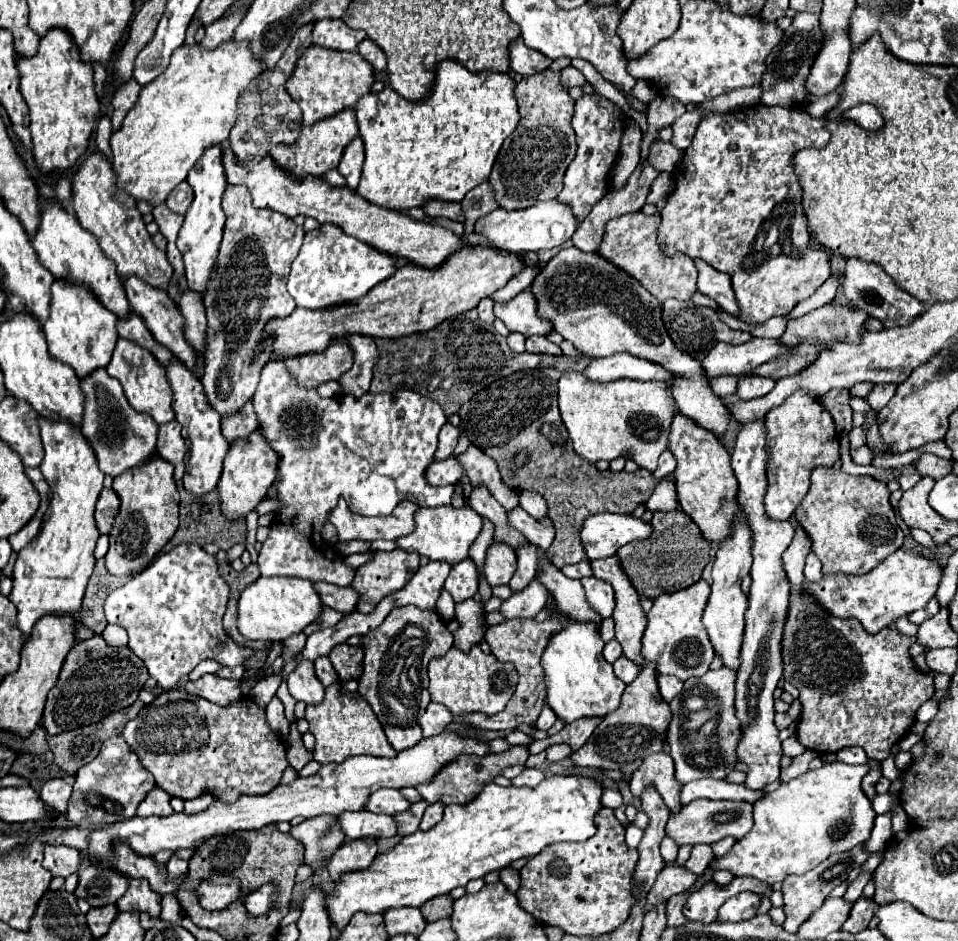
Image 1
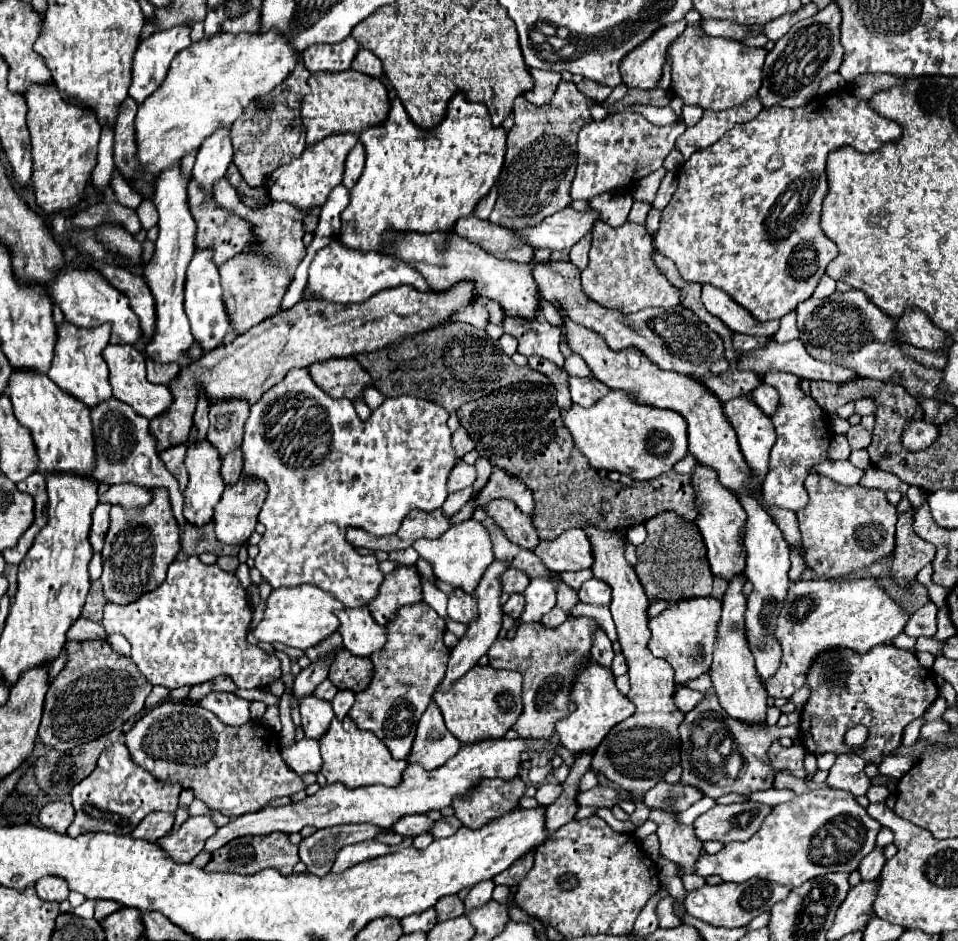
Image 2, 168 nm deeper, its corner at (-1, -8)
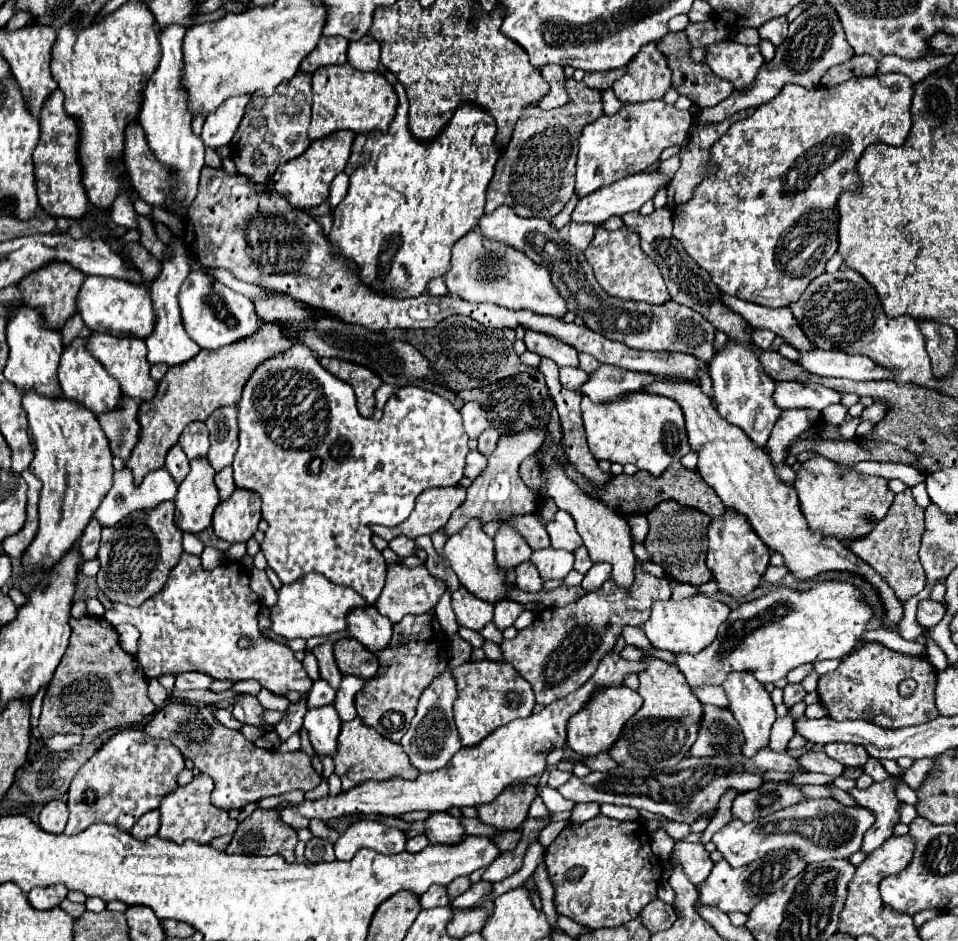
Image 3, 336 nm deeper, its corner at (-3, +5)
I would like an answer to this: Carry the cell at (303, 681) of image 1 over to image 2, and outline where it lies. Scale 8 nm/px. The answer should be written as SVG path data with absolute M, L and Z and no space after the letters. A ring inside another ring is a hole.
M306 696L300 702L300 714L302 714L302 730L304 736L310 740L320 740L322 734L326 734L334 712L332 704L318 700L316 696Z

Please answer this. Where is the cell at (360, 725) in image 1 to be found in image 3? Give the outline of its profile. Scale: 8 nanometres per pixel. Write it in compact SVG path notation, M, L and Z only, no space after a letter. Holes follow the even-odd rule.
M360 717L342 723L340 735L338 735L338 747L336 747L336 755L334 755L334 773L340 777L342 781L342 789L350 789L352 785L358 785L360 781L366 779L388 779L388 777L404 777L404 779L412 779L416 777L416 769L412 769L412 763L408 761L408 755L404 753L404 749L400 745L394 745L392 741L388 741L386 737L382 737L376 729L364 725L364 721L360 721Z

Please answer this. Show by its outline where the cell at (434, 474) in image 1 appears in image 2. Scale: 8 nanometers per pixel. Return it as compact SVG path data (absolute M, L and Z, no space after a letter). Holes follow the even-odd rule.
M460 460L448 478L448 488L450 492L456 492L456 490L472 486L474 480L476 480L476 468Z

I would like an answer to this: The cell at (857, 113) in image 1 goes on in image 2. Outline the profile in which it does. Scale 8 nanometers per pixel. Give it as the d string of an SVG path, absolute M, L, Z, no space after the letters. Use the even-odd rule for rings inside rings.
M850 88L814 98L798 110L764 108L758 118L734 126L714 146L698 150L682 164L678 170L678 190L662 210L654 246L678 266L684 280L710 282L758 320L782 318L812 296L826 266L838 254L834 242L820 228L822 200L828 192L828 154L844 146L866 154L886 142L898 142L900 136L902 128L898 122L878 116L870 102L856 98Z

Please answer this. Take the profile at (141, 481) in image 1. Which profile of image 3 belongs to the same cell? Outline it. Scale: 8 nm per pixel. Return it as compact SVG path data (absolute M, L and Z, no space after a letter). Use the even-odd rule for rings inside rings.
M164 501L148 511L134 511L128 521L120 521L102 529L102 541L98 549L100 573L98 587L110 601L126 605L142 605L148 597L158 593L170 569L182 555L182 533L174 523L174 501Z

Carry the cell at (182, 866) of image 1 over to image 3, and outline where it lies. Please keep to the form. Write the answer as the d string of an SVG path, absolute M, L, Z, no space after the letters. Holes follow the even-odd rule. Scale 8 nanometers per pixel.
M194 775L192 783L188 783L186 787L178 787L174 793L170 793L162 805L160 805L160 831L158 837L176 841L176 843L184 843L186 839L192 839L196 843L208 843L214 837L226 835L226 833L234 833L236 831L236 821L232 821L228 817L228 811L218 809L212 805L210 801L210 793L214 789L214 783L208 775Z

